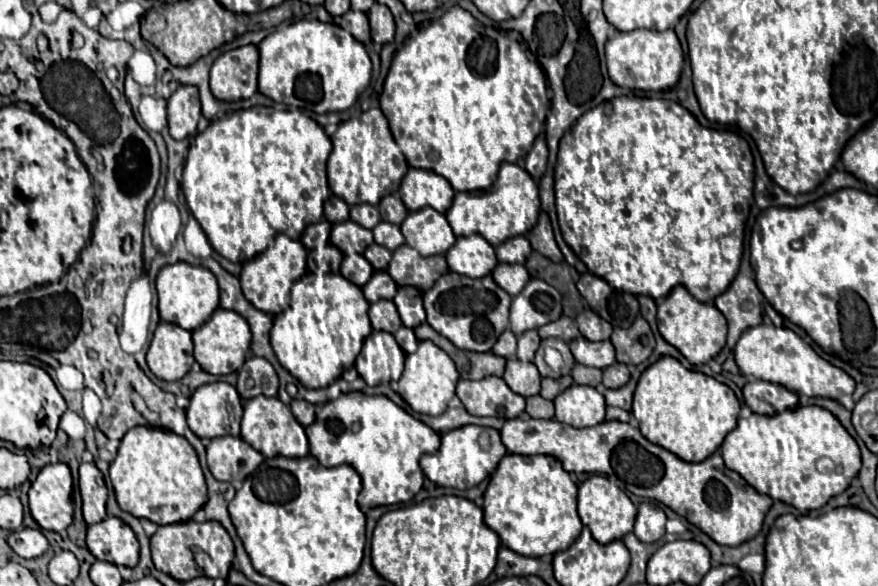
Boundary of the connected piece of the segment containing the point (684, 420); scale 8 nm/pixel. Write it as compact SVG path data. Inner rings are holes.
M664 355L642 373L634 391L632 413L648 441L672 451L684 461L692 459L698 463L712 455L736 427L740 401L728 385L700 371L690 371L678 359Z

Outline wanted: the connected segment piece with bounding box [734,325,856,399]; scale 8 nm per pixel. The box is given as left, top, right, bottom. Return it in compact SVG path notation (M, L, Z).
M774 325L748 327L748 331L744 331L744 335L738 339L734 347L734 357L744 375L754 375L764 381L780 383L808 397L840 399L842 395L852 395L856 389L856 381L846 371L822 359L800 335L786 327Z

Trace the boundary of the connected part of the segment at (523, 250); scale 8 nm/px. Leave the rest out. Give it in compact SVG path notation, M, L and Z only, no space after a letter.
M524 235L506 239L504 243L500 243L496 247L498 261L504 261L504 263L524 263L528 259L530 251L532 251L532 247Z

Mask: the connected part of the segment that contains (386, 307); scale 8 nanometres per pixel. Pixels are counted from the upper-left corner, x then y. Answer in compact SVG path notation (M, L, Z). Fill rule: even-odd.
M382 299L380 303L372 303L368 315L370 315L370 323L372 323L372 327L374 327L376 331L396 333L396 331L400 329L400 325L402 325L394 301Z

